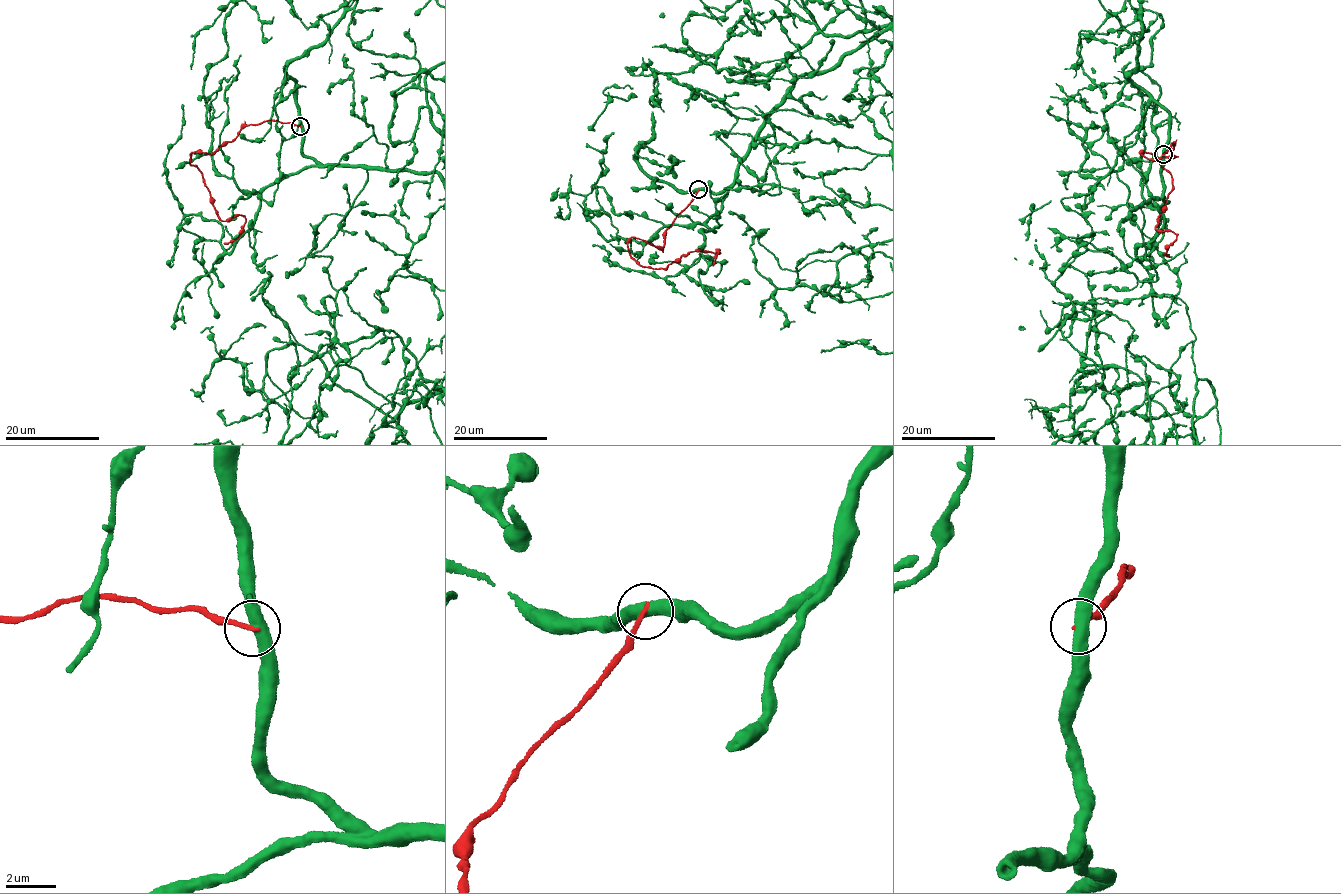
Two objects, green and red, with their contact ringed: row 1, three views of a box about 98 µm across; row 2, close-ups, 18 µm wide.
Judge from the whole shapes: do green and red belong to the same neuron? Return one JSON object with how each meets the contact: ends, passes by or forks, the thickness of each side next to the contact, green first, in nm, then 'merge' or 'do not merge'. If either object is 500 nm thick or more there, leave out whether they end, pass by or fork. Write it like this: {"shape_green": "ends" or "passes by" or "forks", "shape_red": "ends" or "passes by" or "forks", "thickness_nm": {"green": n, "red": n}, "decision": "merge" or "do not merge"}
{"shape_green": "passes by", "shape_red": "ends", "thickness_nm": {"green": 480, "red": 180}, "decision": "do not merge"}

